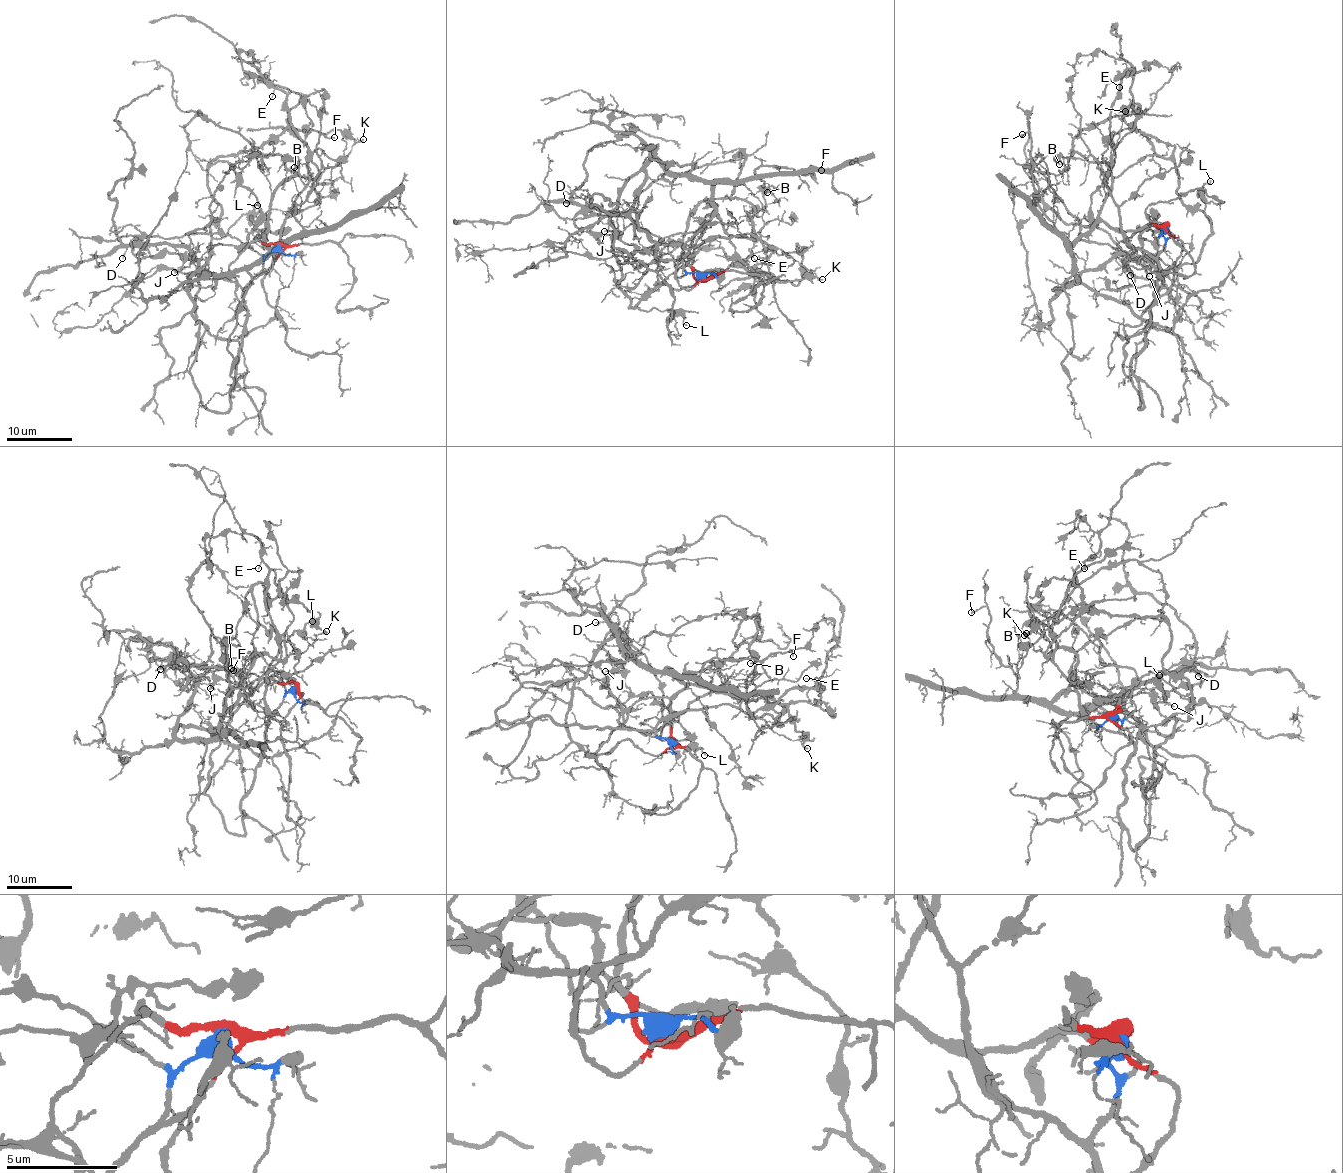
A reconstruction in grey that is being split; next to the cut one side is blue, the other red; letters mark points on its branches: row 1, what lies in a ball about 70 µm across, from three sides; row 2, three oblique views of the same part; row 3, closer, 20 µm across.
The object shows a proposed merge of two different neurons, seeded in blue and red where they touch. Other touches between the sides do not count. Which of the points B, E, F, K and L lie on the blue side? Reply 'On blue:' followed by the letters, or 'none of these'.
On blue: B, E, L

